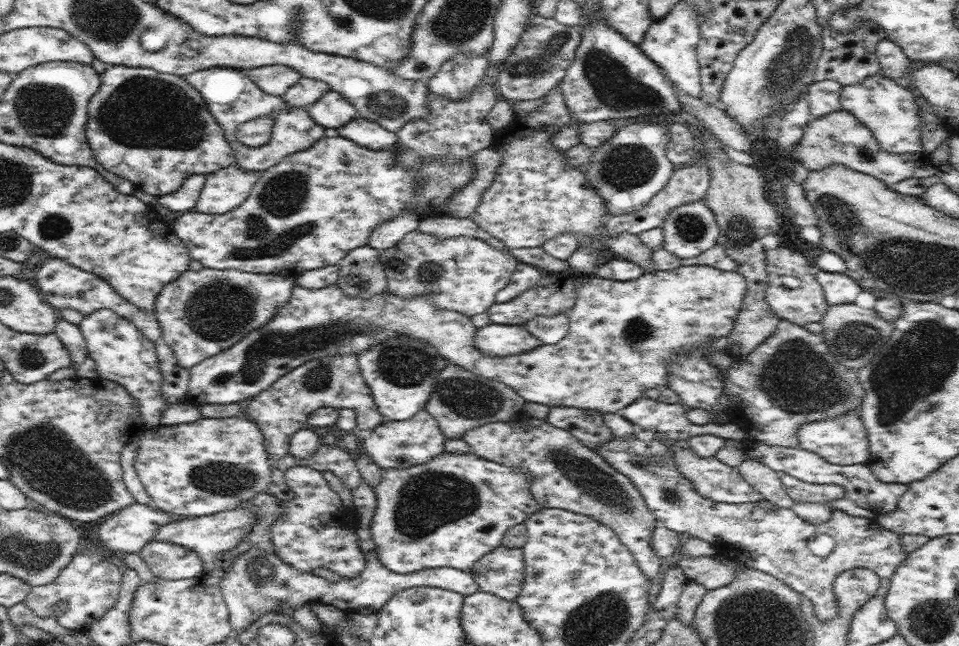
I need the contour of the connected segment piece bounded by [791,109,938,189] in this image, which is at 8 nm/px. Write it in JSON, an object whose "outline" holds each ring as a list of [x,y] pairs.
{"outline":[[[842,109],[808,121],[802,138],[793,148],[791,156],[808,168],[808,171],[820,171],[833,164],[842,164],[851,170],[878,178],[891,189],[896,188],[898,182],[902,180],[927,178],[933,176],[938,170],[932,162],[932,156],[923,150],[920,153],[904,154],[882,150],[872,131],[850,112]]]}

